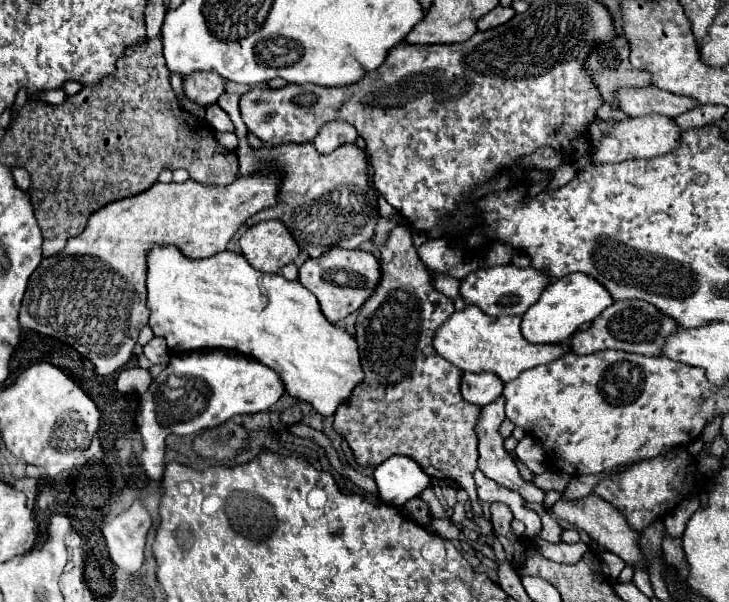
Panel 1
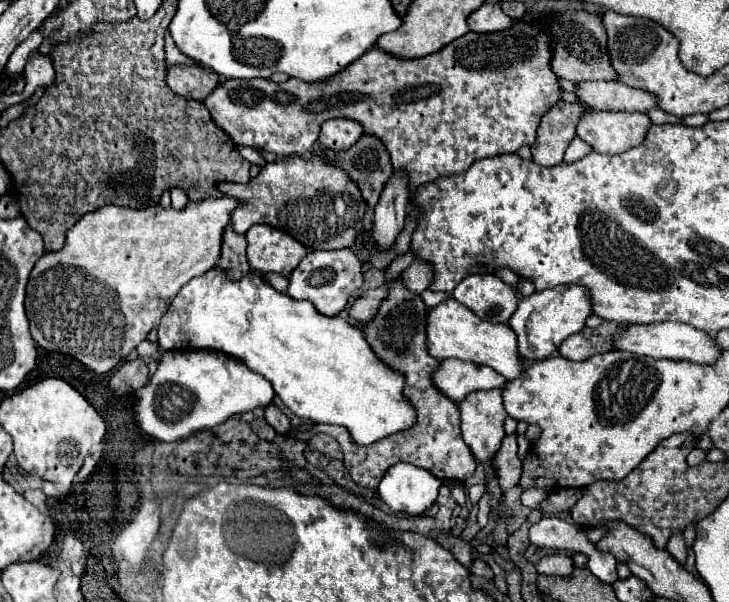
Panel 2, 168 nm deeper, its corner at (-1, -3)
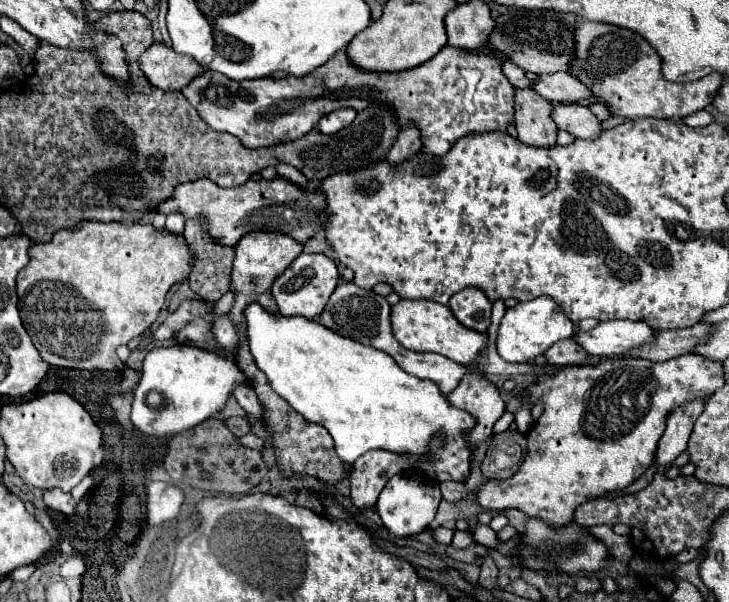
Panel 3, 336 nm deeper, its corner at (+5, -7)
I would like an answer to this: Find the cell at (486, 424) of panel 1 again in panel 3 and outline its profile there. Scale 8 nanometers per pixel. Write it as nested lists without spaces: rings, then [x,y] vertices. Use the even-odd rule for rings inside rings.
[[[464,375],[460,387],[452,391],[448,401],[458,409],[468,411],[470,415],[476,415],[478,423],[470,431],[468,439],[472,447],[476,447],[480,441],[486,441],[492,435],[492,425],[504,413],[504,401],[500,397],[500,389],[484,375]]]

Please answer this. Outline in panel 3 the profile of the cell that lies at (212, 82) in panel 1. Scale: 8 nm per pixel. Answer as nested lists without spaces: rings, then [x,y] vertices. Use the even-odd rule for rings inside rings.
[[[152,43],[138,59],[140,71],[146,79],[164,91],[180,91],[200,71],[204,71],[192,57],[180,55],[164,43]]]

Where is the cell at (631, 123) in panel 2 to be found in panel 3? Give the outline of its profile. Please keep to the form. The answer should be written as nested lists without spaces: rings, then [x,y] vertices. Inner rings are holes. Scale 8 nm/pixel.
[[[556,103],[552,109],[552,119],[558,129],[566,129],[578,139],[596,139],[596,135],[602,133],[600,121],[592,115],[588,107],[578,103],[572,105]]]

